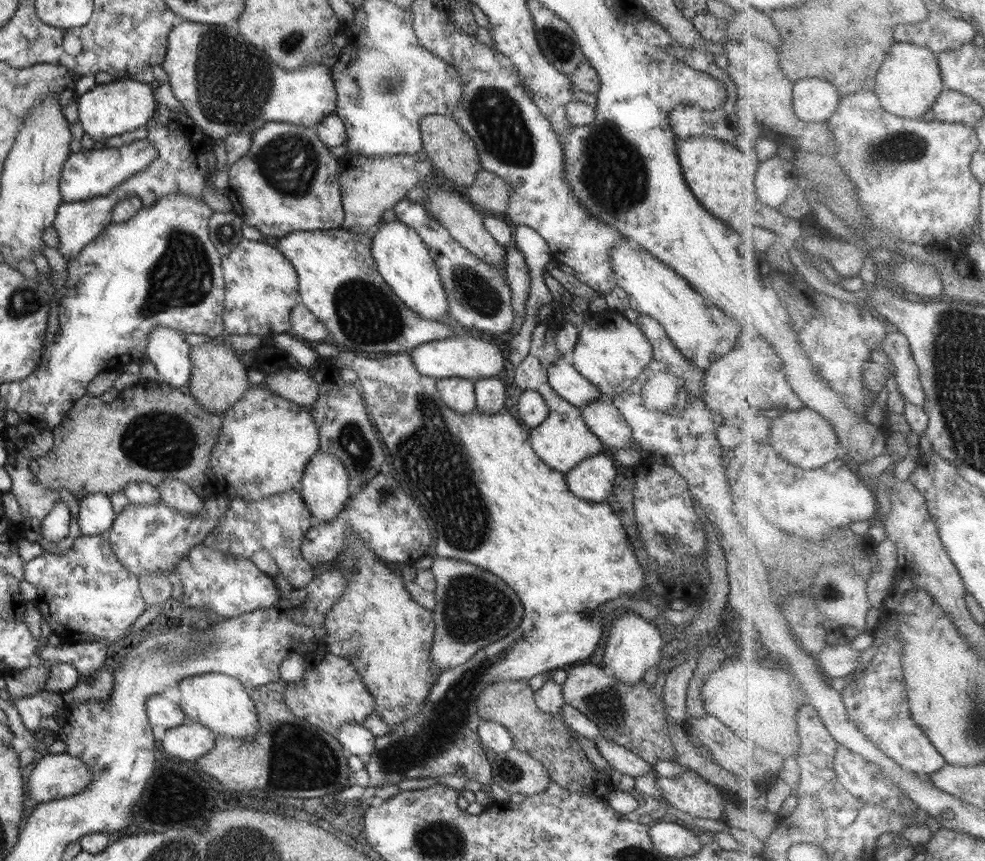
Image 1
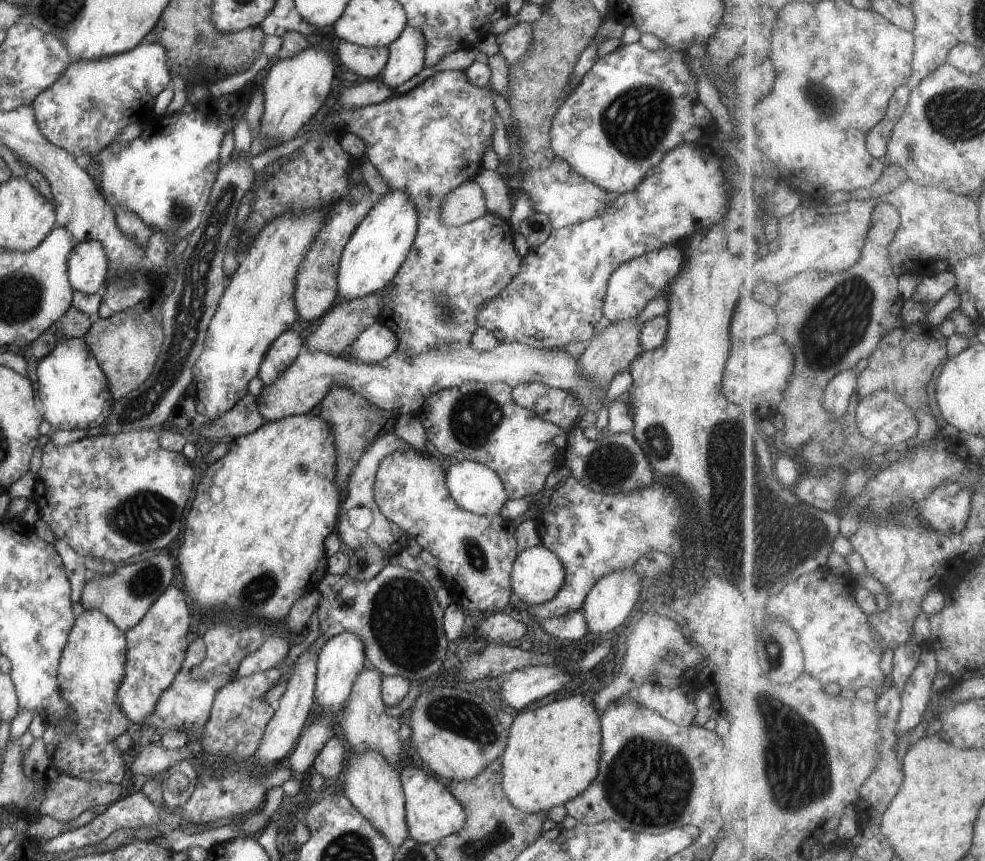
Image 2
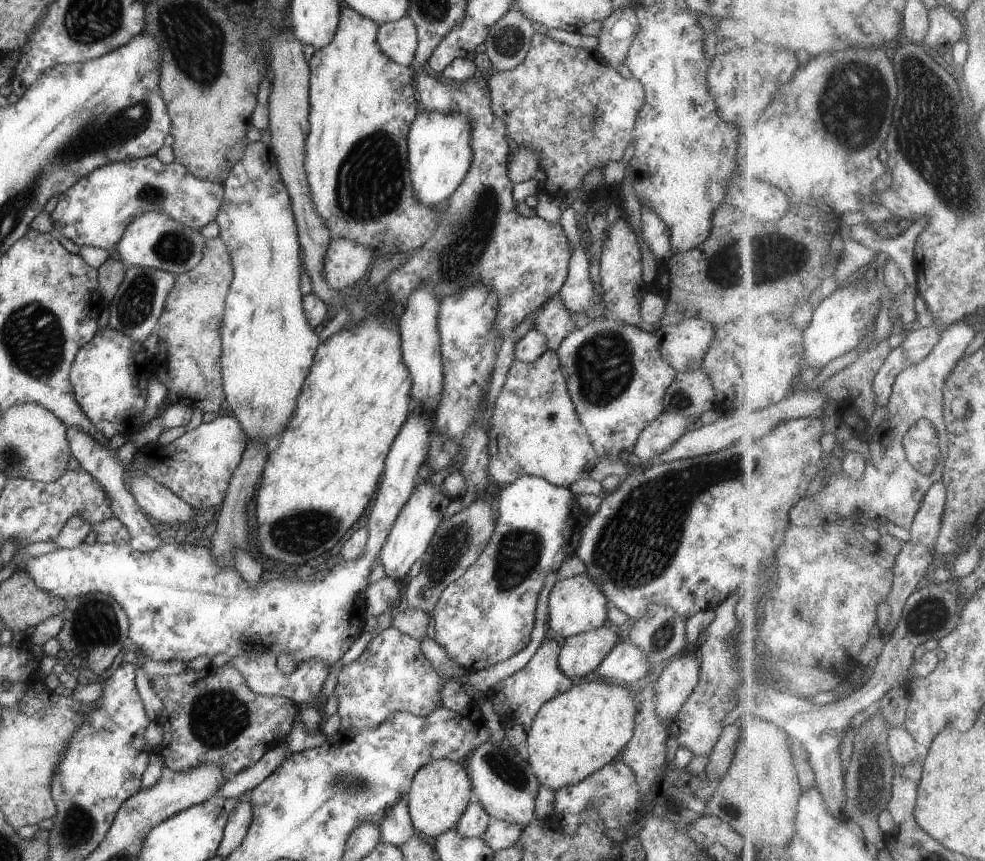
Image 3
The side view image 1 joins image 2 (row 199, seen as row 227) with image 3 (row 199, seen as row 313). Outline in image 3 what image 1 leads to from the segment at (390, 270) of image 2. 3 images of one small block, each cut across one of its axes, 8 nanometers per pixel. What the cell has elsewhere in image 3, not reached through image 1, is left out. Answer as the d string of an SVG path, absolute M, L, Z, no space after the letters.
M419 112L407 134L412 190L420 204L441 208L460 186L472 164L470 120L458 112Z

